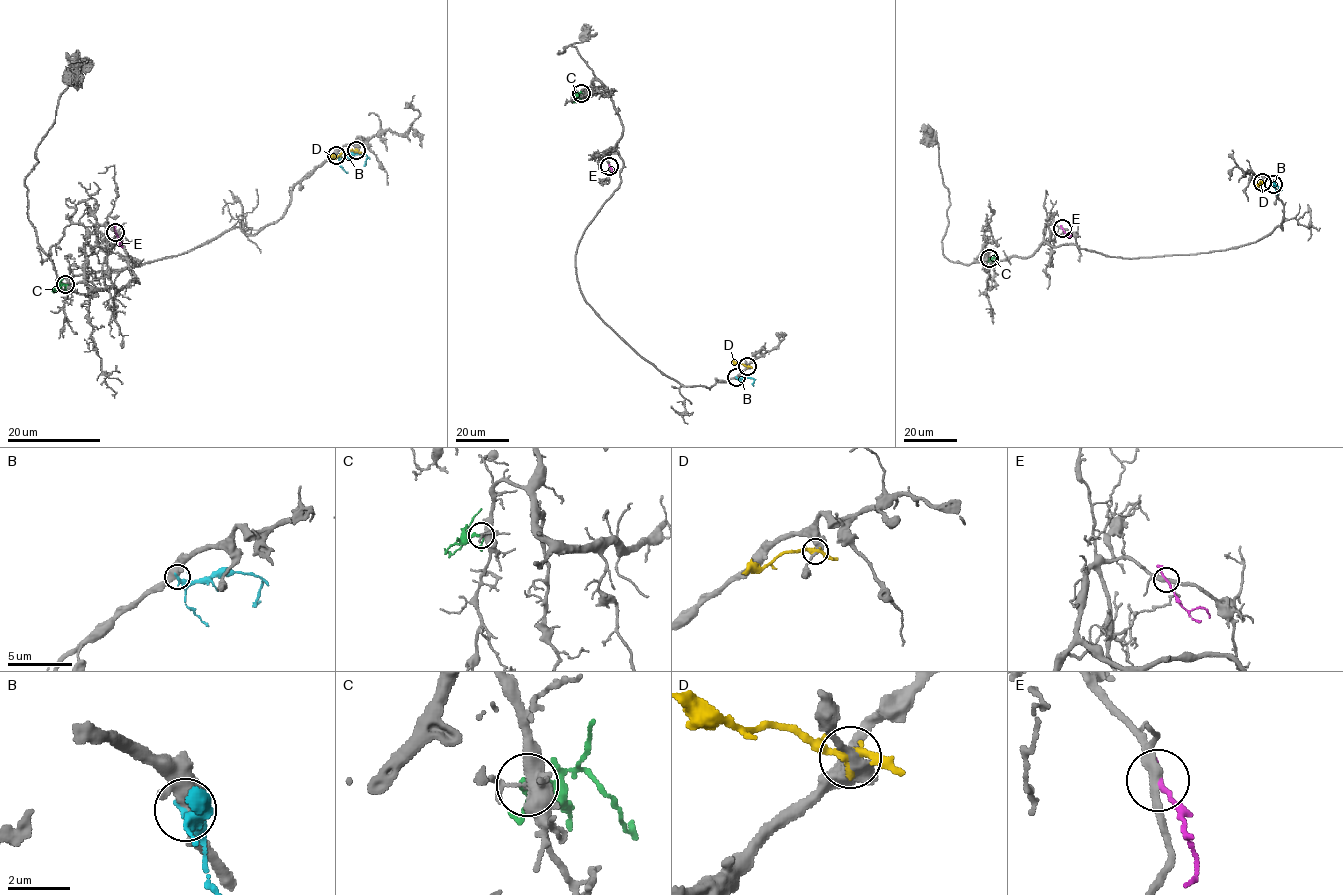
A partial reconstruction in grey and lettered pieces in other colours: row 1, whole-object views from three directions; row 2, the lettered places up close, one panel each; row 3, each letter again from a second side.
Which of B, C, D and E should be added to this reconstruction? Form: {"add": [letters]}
{"add": ["C"]}

